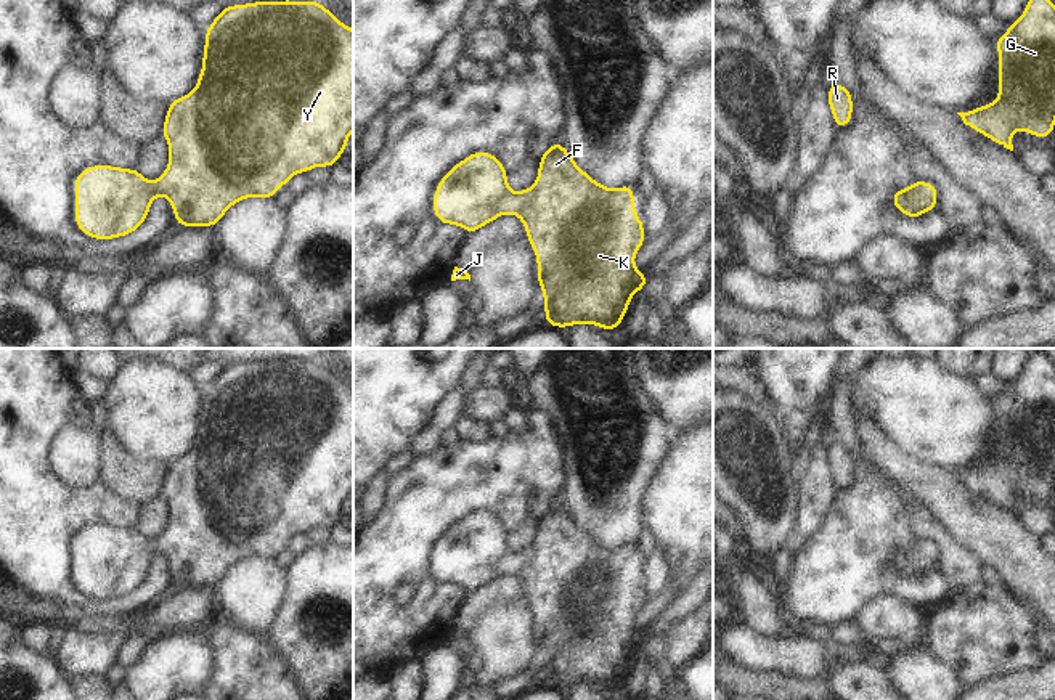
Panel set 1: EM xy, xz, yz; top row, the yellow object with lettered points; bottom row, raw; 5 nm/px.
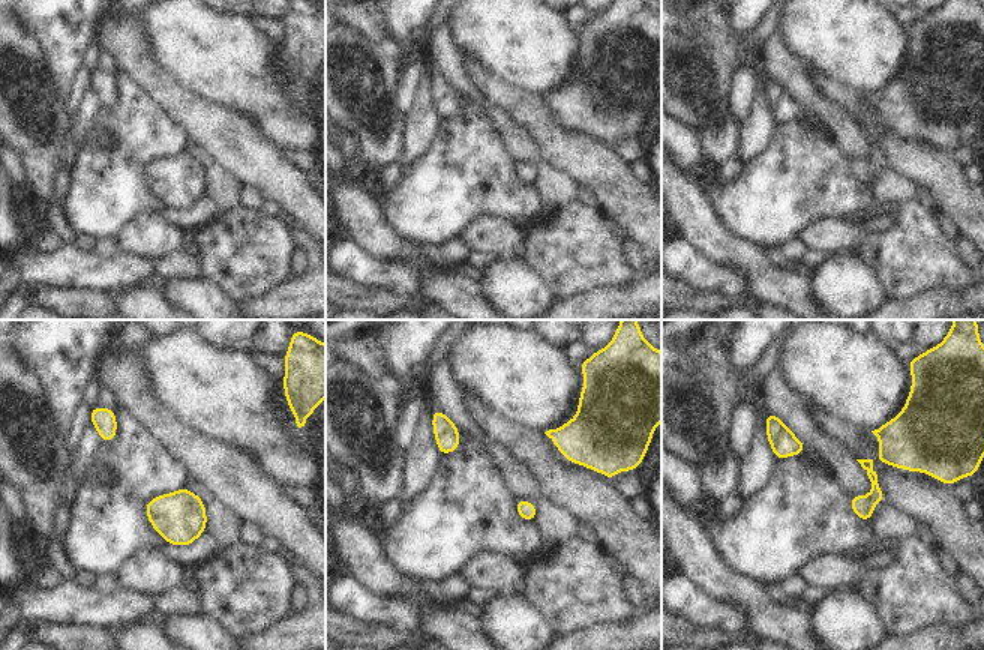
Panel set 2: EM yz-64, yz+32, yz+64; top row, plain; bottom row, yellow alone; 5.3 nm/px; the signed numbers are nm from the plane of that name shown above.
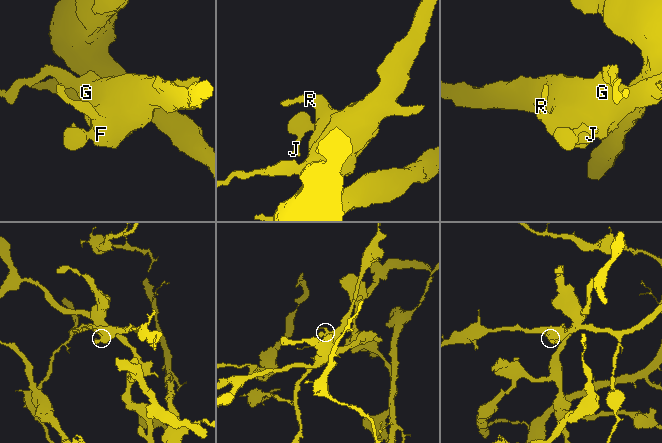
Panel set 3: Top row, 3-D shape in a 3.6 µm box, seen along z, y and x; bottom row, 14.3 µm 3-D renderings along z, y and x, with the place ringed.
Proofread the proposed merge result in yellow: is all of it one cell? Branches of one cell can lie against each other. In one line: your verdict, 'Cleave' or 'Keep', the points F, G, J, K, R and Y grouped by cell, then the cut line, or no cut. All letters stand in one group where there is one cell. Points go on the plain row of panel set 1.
Keep. Groups: F G J K R Y. No split.

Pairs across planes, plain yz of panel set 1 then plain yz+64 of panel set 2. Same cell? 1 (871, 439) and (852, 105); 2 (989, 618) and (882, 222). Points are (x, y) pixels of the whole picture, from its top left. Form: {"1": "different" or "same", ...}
{"1": "same", "2": "different"}

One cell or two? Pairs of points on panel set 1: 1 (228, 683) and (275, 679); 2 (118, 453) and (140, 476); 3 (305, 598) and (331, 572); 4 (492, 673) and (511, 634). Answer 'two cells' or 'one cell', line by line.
1: one cell
2: one cell
3: one cell
4: one cell

